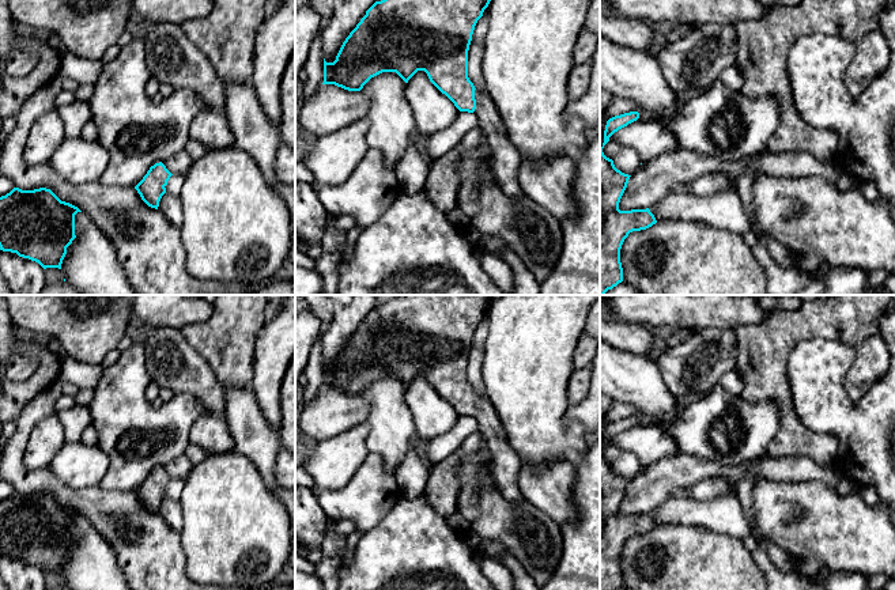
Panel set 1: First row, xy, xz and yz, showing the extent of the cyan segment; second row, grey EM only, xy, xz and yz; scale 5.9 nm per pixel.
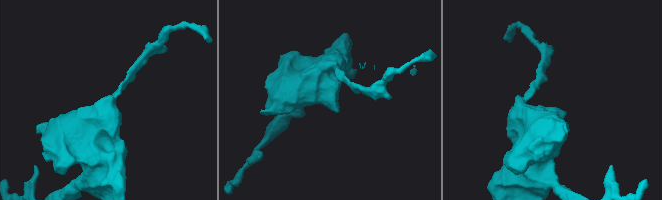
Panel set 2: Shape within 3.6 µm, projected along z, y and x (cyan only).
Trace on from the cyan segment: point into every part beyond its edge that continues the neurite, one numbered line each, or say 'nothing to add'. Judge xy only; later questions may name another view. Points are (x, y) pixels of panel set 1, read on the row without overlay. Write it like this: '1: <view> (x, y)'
1: xy (174, 490)

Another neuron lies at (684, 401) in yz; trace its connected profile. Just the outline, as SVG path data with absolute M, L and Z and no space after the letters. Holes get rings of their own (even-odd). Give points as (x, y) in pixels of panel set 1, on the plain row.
M700 392L700 393L690 393L687 396L683 397L677 397L677 408L679 411L684 411L688 405L699 401L699 400L706 400L709 396L709 392Z

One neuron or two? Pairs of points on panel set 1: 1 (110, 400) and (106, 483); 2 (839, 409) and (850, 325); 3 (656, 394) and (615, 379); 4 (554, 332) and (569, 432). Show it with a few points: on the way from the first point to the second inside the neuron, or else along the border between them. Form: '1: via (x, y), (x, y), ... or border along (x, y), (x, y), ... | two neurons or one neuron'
1: via (110, 420), (110, 450), (114, 454), (114, 462) | one neuron
2: border along (816, 337), (834, 339), (854, 350), (848, 378) | two neurons
3: via (646, 390), (635, 379), (625, 379) | one neuron
4: via (552, 356), (552, 408) | one neuron

